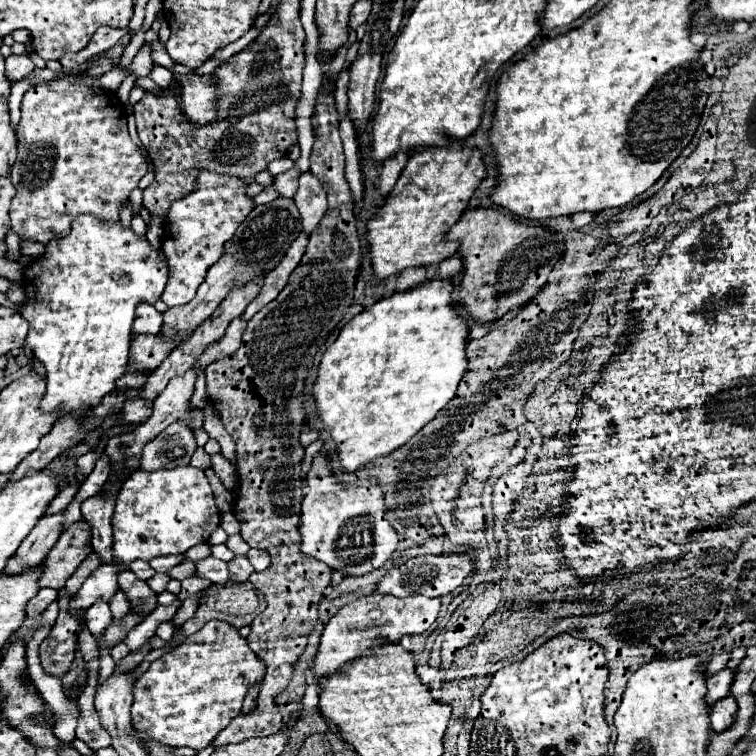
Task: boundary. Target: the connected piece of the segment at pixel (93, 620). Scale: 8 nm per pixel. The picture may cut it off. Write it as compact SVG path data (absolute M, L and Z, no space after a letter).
M97 602L93 604L87 612L85 612L85 624L89 628L89 632L97 638L101 636L101 632L111 624L111 610L107 602Z

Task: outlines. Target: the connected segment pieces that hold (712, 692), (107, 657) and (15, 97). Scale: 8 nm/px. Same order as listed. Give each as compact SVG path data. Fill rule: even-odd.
M729 668L717 672L715 676L711 676L707 680L707 694L705 694L705 700L709 700L709 706L715 704L717 700L729 696L729 688L731 688L731 680L733 680L733 672Z
M105 648L105 652L101 652L101 674L99 674L99 684L103 680L107 680L111 674L113 674L113 668L115 668L115 662L111 660L111 648Z
M27 79L20 80L13 83L11 86L11 93L9 97L9 109L11 116L11 127L17 131L17 126L21 117L20 105L23 95L31 87L31 83Z

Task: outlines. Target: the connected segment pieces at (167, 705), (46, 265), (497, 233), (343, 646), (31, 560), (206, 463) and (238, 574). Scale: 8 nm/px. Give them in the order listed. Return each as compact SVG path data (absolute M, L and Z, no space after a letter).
M211 620L199 632L191 634L179 648L155 660L149 670L139 676L139 680L135 682L135 702L131 706L133 726L161 744L203 750L217 738L223 728L229 726L233 718L241 714L247 690L261 682L261 676L265 676L265 666L249 648L247 640L239 636L237 628L231 628L229 624L223 624L219 620Z
M81 214L73 220L67 236L49 240L45 254L25 266L25 300L19 304L19 314L29 322L27 344L47 370L47 392L41 400L43 412L57 410L59 416L75 414L87 418L101 398L115 390L115 382L125 374L129 360L135 308L141 302L155 304L165 290L167 278L169 268L161 252L145 236L135 234L131 226L119 222L105 222L93 214Z
M485 208L467 210L459 218L459 222L451 228L447 238L461 242L459 254L465 262L465 276L459 284L461 302L463 302L463 310L469 310L471 318L475 318L479 322L499 320L507 312L517 310L519 304L523 304L523 300L533 298L547 284L549 272L553 270L553 266L563 256L561 250L565 252L565 242L563 242L563 236L559 232L549 230L545 226L535 226L531 222L519 222L519 220L513 218L513 214L491 210L491 208L487 208L487 210Z
M369 594L363 596L347 606L343 606L325 626L319 652L313 660L313 676L319 680L325 674L335 672L341 664L347 662L347 634L357 642L373 642L379 636L385 636L389 642L399 642L405 634L423 634L439 616L439 598L425 598L425 596L407 596L407 598L395 598L389 594Z
M63 512L53 514L53 516L43 516L37 526L31 530L31 534L21 542L19 552L7 562L5 572L7 574L17 574L21 568L41 564L45 560L45 554L49 554L51 546L59 540L63 532Z
M197 448L197 452L191 458L191 464L197 466L197 468L201 468L201 470L205 470L205 468L211 466L211 456L203 448Z
M237 556L235 560L229 562L229 574L231 574L229 580L233 580L233 582L247 582L253 572L255 570L253 570L251 562L247 560L247 556Z

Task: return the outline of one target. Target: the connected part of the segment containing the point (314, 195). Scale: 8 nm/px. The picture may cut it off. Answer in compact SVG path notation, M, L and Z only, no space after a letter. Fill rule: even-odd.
M305 172L299 178L299 190L295 192L293 200L301 212L303 230L313 232L321 216L325 216L325 208L327 208L327 196L323 184L311 172Z

